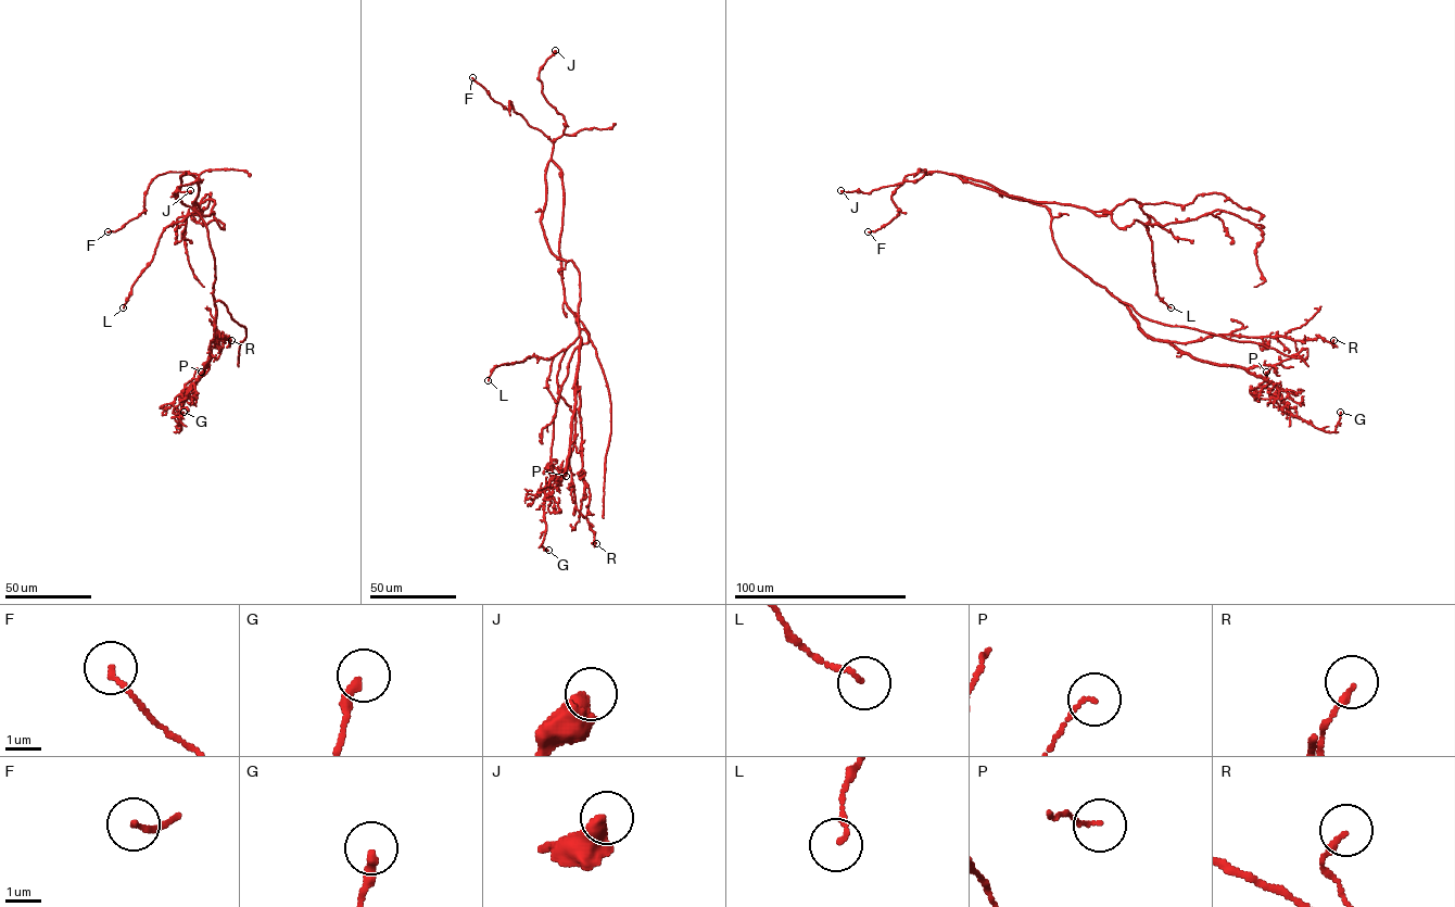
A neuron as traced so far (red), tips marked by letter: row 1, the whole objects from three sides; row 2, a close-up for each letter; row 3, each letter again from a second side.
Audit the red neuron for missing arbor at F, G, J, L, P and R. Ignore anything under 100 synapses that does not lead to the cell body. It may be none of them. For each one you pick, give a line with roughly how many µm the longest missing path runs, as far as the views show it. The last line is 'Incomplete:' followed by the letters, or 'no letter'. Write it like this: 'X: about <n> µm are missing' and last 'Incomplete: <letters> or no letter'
Incomplete: no letter

